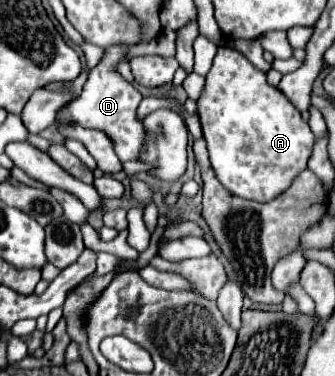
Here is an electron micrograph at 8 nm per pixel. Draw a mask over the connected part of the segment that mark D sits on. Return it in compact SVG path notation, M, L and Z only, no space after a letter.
M112 45L106 49L104 59L98 67L90 69L88 81L84 83L84 89L80 97L76 97L72 103L68 103L64 109L58 111L56 123L58 125L80 125L84 129L98 129L106 133L112 139L114 151L120 159L134 159L138 157L142 149L142 121L136 119L136 109L142 101L142 95L134 89L134 85L126 83L116 71L114 65L124 61L124 53L128 47L124 45Z

